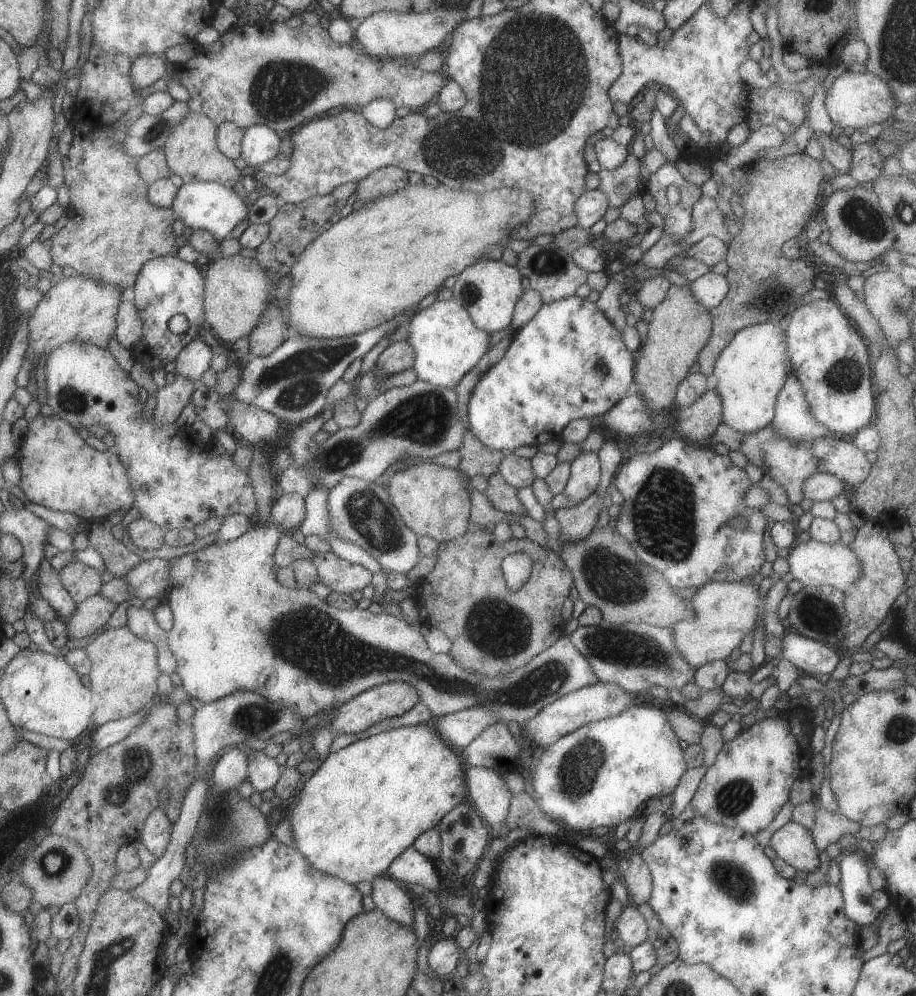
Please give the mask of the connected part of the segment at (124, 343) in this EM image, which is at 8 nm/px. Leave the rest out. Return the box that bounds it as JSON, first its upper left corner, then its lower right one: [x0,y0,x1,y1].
[115,302,141,350]

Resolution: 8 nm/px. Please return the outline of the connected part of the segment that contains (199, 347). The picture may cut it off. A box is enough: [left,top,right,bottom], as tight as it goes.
[174,339,213,384]

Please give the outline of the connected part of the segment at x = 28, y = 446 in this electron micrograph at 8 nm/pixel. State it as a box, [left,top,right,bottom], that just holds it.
[16,410,133,522]

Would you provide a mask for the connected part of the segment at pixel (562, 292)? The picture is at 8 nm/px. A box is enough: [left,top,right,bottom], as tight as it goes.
[516,243,587,304]

